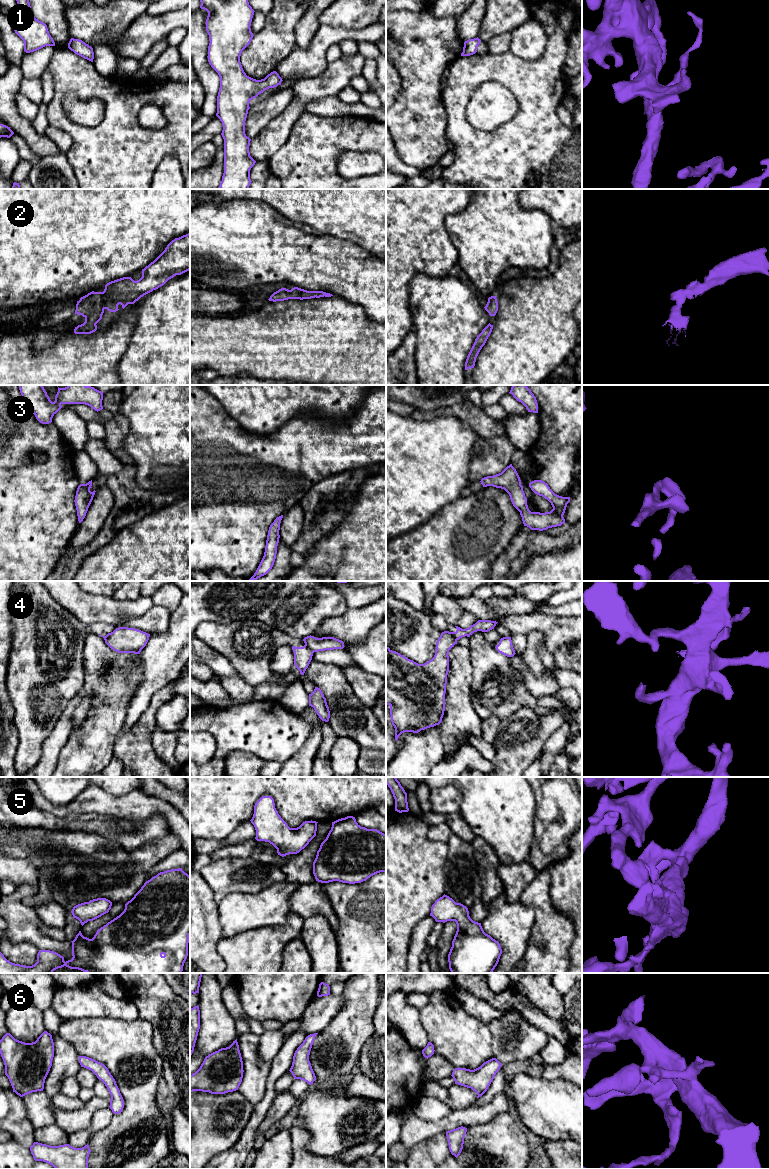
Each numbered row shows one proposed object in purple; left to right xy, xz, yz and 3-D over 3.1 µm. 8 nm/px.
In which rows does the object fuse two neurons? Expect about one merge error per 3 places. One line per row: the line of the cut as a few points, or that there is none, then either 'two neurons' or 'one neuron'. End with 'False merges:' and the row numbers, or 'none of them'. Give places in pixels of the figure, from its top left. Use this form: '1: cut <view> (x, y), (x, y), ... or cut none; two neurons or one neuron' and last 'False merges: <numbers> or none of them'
1: cut none; one neuron
2: cut none; one neuron
3: cut none; one neuron
4: cut xz (305, 644), (313, 652); two neurons
5: cut none; one neuron
6: cut none; one neuron
False merges: 4

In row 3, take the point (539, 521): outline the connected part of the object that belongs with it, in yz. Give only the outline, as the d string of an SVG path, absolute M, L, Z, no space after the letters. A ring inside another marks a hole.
M512 464L499 474L482 478L480 482L483 487L493 486L504 489L509 494L513 506L520 512L524 526L531 530L543 531L565 523L563 515L570 502L570 497L559 496L544 481L534 480L529 483L529 487L535 494L547 499L553 509L545 513L531 512L527 505L520 477Z

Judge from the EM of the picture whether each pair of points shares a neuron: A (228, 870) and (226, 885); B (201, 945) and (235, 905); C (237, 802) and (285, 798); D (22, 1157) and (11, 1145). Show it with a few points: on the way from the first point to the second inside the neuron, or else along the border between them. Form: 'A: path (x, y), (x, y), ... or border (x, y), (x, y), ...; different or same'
A: path (228, 874), (226, 881); same
B: border (217, 902), (218, 921), (222, 936); different
C: path (249, 790), (273, 790); same
D: path (19, 1154), (13, 1148); same

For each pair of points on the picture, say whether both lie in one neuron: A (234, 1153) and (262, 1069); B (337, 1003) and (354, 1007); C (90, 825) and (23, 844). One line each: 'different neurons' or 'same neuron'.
A: different neurons
B: different neurons
C: different neurons

